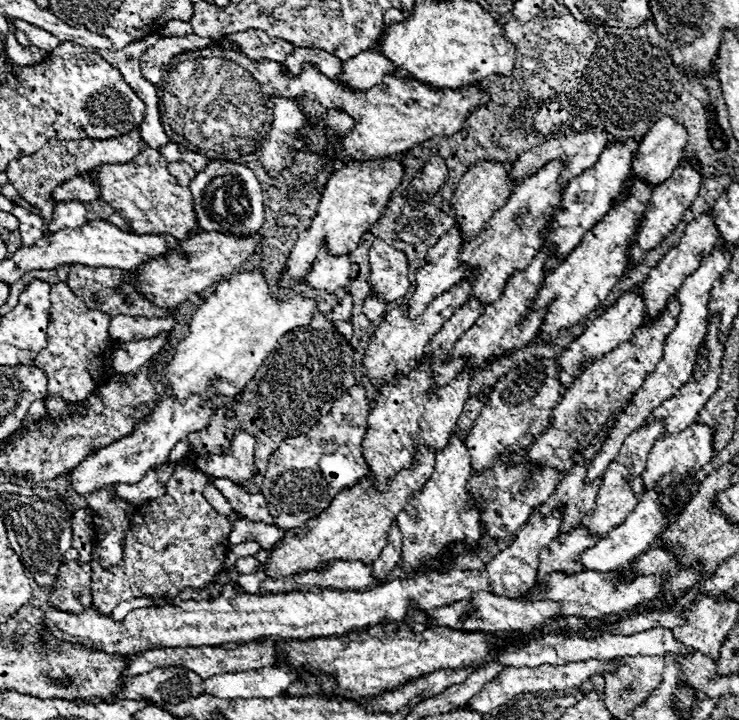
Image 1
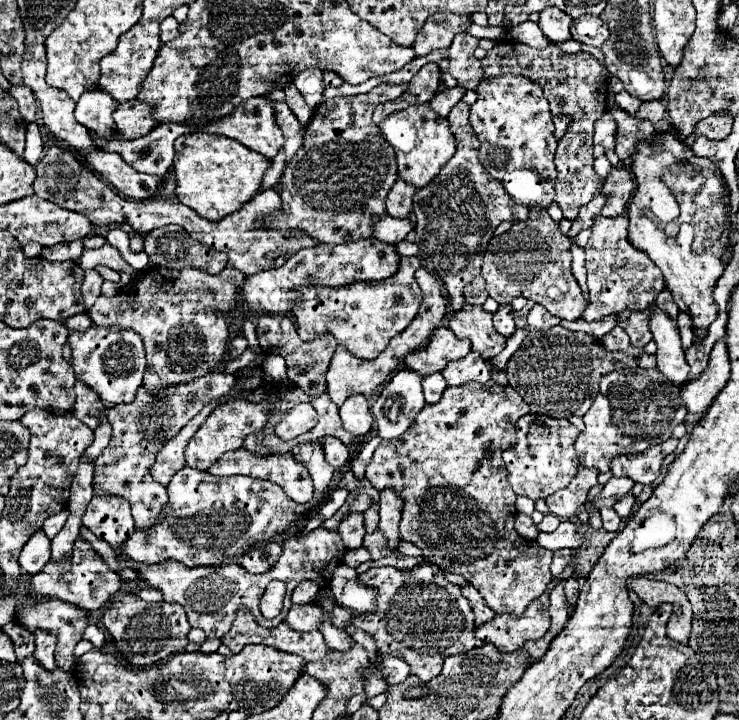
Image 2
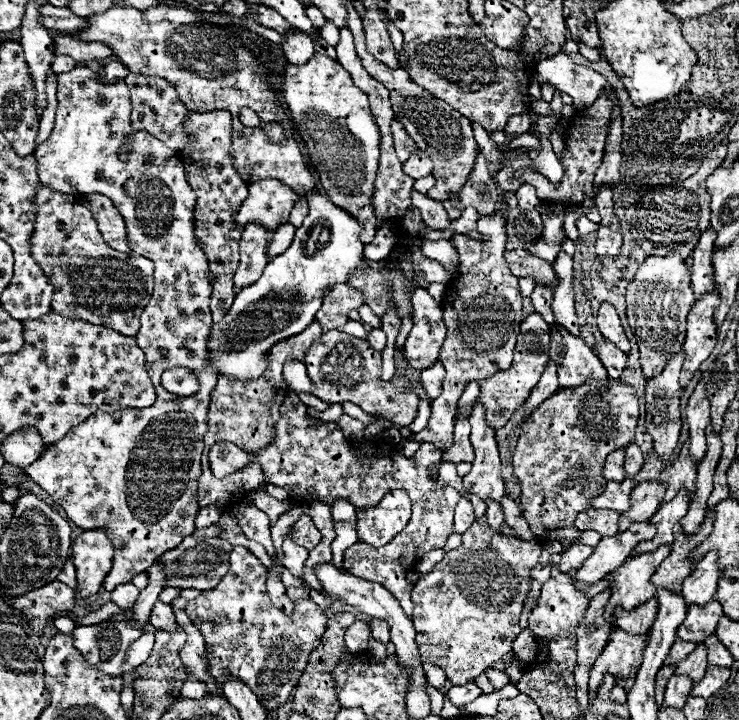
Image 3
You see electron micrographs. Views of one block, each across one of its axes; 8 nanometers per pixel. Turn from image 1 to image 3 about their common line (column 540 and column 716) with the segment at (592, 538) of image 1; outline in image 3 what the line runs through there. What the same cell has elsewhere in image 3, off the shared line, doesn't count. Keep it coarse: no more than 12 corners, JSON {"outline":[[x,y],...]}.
{"outline":[[708,552],[684,580],[686,604],[706,604],[716,594],[718,554]]}

